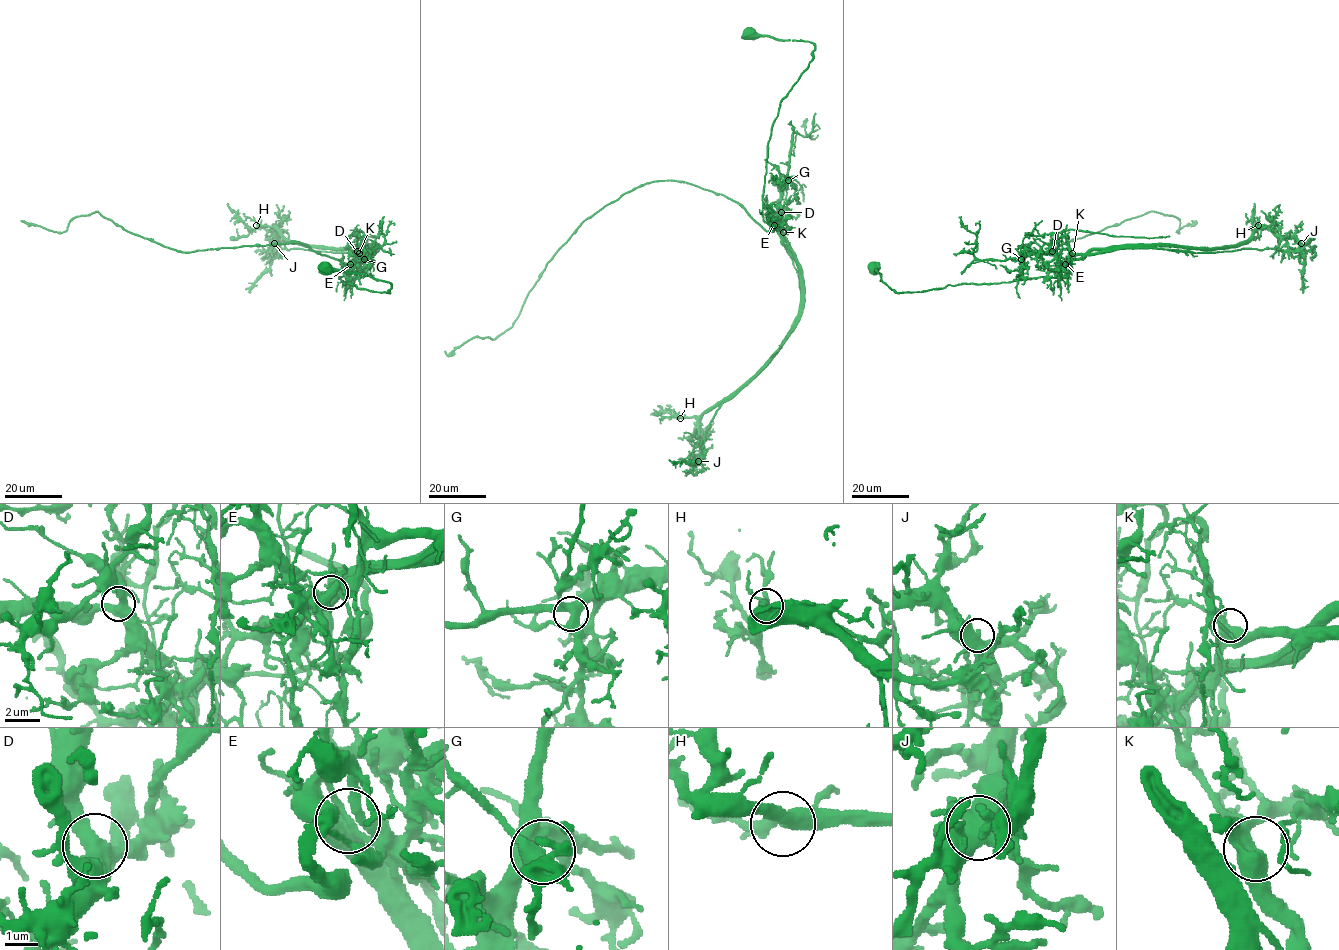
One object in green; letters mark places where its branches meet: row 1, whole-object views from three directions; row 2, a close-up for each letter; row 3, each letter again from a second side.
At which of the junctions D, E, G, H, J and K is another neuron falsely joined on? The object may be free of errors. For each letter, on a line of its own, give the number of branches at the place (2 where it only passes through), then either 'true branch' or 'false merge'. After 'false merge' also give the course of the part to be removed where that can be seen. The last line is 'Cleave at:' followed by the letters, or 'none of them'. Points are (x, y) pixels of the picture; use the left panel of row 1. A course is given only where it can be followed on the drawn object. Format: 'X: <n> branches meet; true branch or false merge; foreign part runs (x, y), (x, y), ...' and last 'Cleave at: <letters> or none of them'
D: 4 branches meet; true branch
E: 4 branches meet; false merge; foreign part runs (350, 264), (380, 248), (348, 253), (282, 248), (270, 266), (246, 289)
G: 5 branches meet; true branch
H: 4 branches meet; true branch
J: 5 branches meet; true branch
K: 4 branches meet; true branch
Cleave at: E

